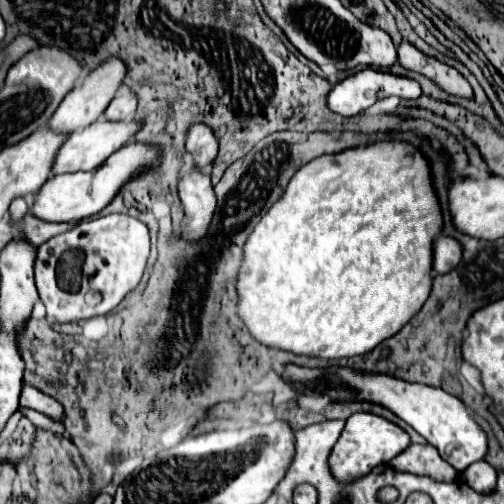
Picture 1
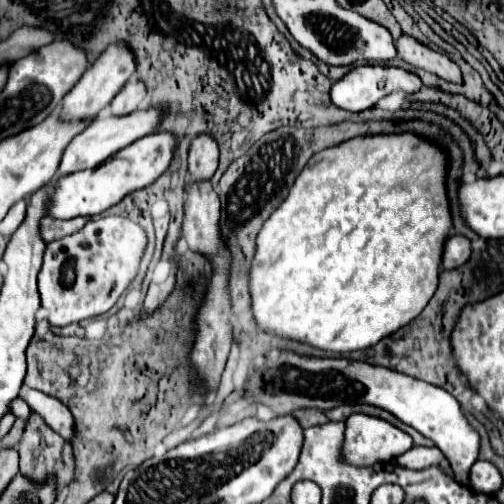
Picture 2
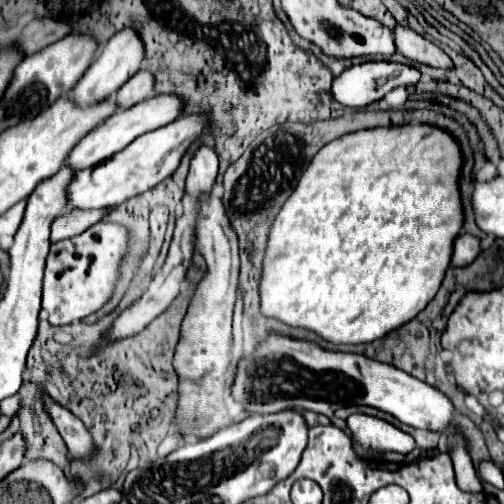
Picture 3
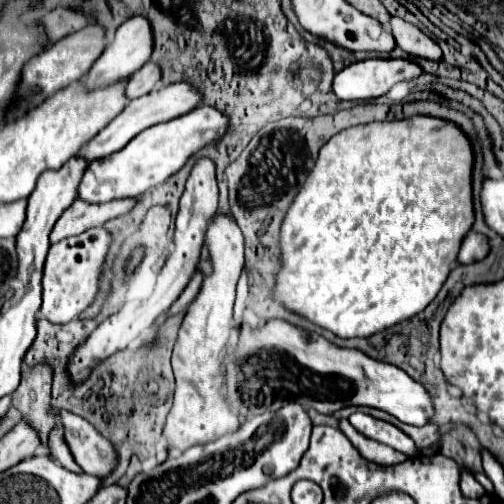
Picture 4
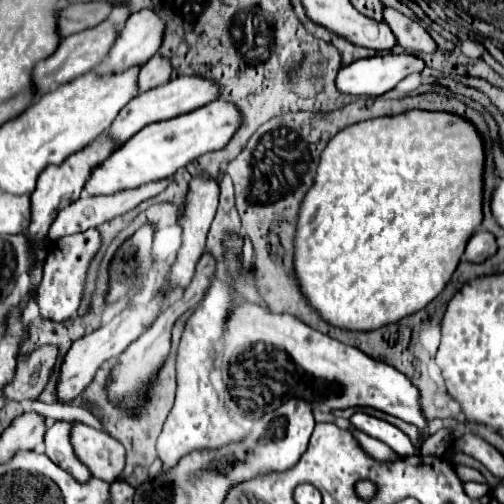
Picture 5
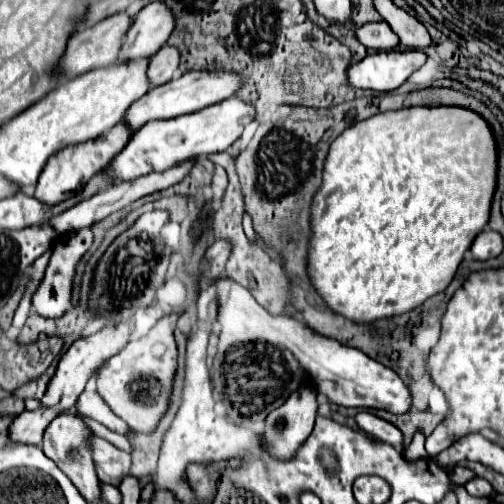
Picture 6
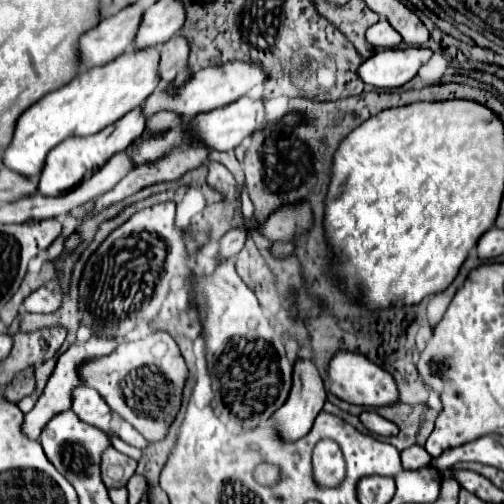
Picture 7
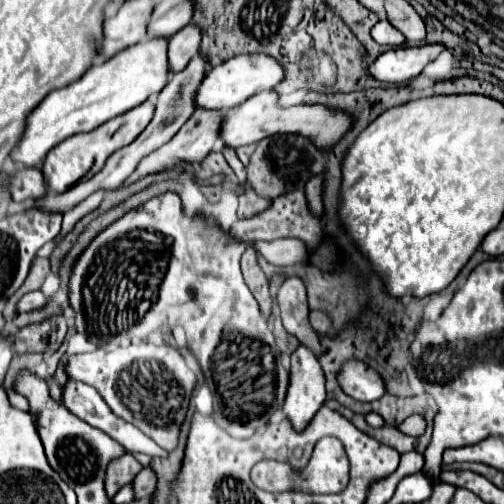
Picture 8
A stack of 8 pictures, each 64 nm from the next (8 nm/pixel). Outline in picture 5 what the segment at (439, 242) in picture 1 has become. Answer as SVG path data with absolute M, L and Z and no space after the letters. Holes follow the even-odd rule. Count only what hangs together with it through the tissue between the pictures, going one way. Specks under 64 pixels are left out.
M478 230L466 244L464 250L464 258L468 262L484 262L486 258L490 258L496 252L496 240L490 232L486 230Z

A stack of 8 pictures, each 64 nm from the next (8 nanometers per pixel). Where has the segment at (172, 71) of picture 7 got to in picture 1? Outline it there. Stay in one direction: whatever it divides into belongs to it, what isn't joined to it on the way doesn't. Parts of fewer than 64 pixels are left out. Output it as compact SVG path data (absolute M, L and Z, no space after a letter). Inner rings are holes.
M120 88L118 94L108 104L108 108L104 110L102 118L110 122L122 122L122 120L128 122L134 118L134 110L136 110L136 96L128 92L128 88Z

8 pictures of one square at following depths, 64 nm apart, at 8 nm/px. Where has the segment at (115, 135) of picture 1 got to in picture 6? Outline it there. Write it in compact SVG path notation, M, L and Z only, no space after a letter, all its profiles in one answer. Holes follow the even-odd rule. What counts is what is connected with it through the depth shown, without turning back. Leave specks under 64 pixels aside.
M186 72L180 78L170 80L164 86L156 86L152 90L148 90L140 100L136 100L126 114L122 116L122 122L132 130L140 130L146 122L152 120L164 120L164 118L176 118L182 114L192 114L198 112L210 104L222 102L230 96L234 96L234 92L240 86L240 78L236 74L228 74L228 72Z

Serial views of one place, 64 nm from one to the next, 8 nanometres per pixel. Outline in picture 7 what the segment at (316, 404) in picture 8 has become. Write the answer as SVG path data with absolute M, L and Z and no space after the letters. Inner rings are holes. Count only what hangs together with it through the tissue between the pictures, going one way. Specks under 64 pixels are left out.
M298 358L298 360L296 360L296 366L294 366L294 384L292 384L290 396L288 396L286 404L284 404L282 408L278 408L278 410L272 414L274 430L278 432L278 436L280 436L284 442L294 442L294 440L306 436L306 434L310 432L312 424L314 424L314 418L316 418L318 412L322 410L324 400L326 400L326 390L324 390L324 382L322 382L320 372L318 372L316 366L312 364L312 360L308 360L308 358Z

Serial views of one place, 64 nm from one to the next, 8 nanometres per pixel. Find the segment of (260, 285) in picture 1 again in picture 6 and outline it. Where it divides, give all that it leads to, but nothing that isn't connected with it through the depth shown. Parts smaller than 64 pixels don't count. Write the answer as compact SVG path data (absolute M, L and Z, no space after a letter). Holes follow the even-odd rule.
M412 106L412 108L376 114L368 120L356 122L352 128L346 128L330 144L322 168L322 184L310 204L310 240L306 252L306 272L312 288L318 292L318 296L334 314L344 316L356 324L372 324L376 320L400 316L422 306L428 298L446 290L446 286L450 284L450 280L458 270L458 264L462 262L464 252L470 248L476 234L486 226L490 216L494 186L496 186L496 144L488 124L472 110L456 108L456 106L438 106L438 108Z

